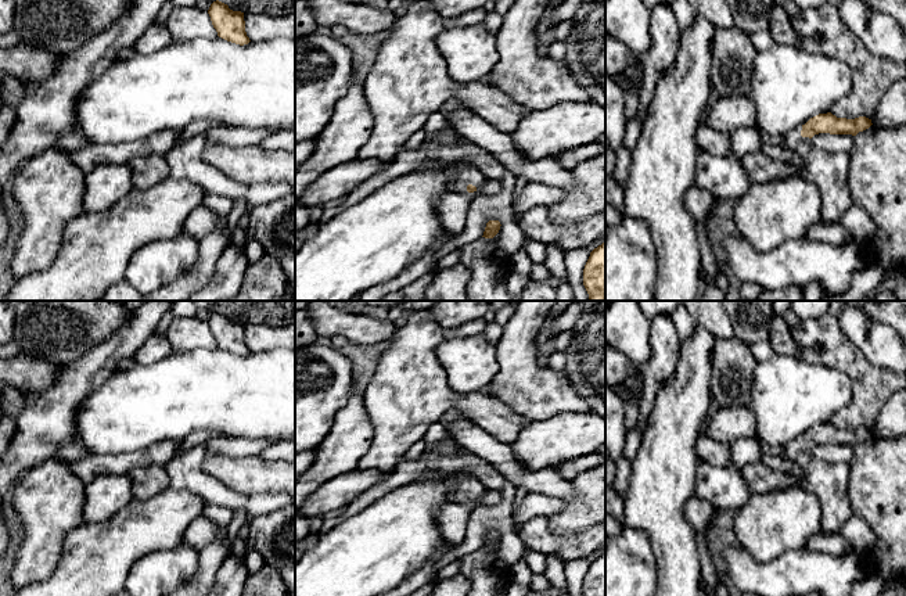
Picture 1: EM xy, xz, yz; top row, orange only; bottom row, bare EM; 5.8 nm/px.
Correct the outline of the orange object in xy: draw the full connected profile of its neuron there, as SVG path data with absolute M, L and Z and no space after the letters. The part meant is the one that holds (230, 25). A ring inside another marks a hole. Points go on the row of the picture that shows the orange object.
M216 0L208 14L219 37L240 46L251 42L245 32L244 12L233 11L227 4Z

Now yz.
M831 112L819 114L810 118L805 125L792 129L784 136L783 147L787 150L795 150L795 147L803 141L810 140L815 134L852 134L856 136L871 126L871 119L859 116L855 119L837 118Z

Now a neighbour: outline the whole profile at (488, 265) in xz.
M499 233L460 248L460 263L470 270L467 301L518 301L507 290L511 270L507 255L500 249Z

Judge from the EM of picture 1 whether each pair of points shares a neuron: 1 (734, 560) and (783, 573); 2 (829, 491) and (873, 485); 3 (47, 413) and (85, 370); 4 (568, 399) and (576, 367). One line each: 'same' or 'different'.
1: same
2: different
3: same
4: different

